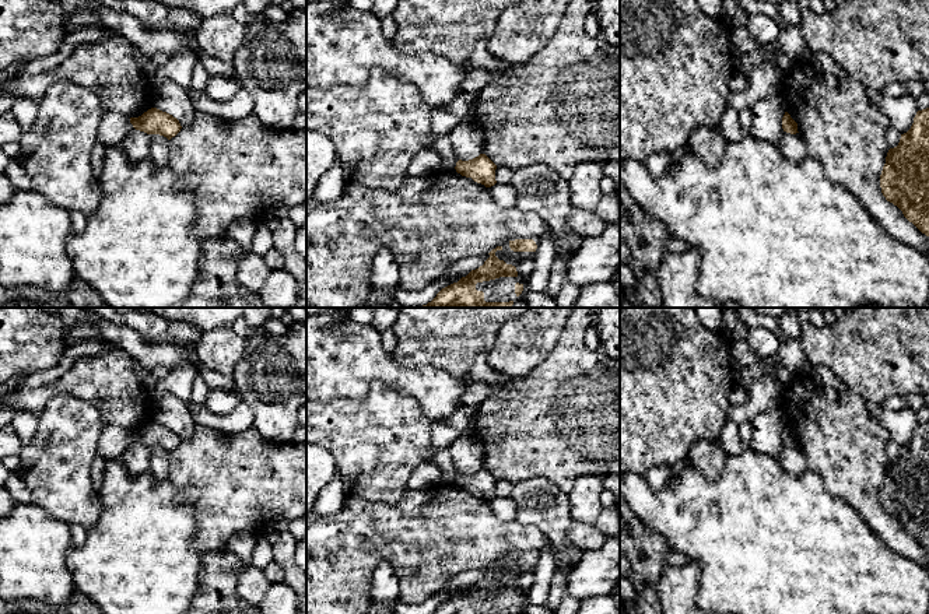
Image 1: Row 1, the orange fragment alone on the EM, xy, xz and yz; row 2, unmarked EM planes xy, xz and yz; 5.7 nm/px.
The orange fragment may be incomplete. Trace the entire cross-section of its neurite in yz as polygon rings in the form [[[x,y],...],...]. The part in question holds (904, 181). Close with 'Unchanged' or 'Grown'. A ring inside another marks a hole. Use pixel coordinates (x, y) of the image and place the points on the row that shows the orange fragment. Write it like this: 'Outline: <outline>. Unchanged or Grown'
Outline: [[[929,108],[916,112],[911,129],[888,150],[880,187],[886,200],[929,236]]]. Unchanged

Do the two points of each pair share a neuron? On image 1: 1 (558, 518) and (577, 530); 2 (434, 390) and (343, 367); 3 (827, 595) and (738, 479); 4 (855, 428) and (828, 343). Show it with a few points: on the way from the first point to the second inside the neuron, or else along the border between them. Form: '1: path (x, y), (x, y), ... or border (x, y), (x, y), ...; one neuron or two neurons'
1: border (571, 519), (568, 540), (584, 550); two neurons
2: path (412, 381), (402, 379), (382, 367), (365, 367); one neuron
3: path (798, 565), (756, 523), (754, 508); one neuron
4: border (849, 386), (863, 396); two neurons

